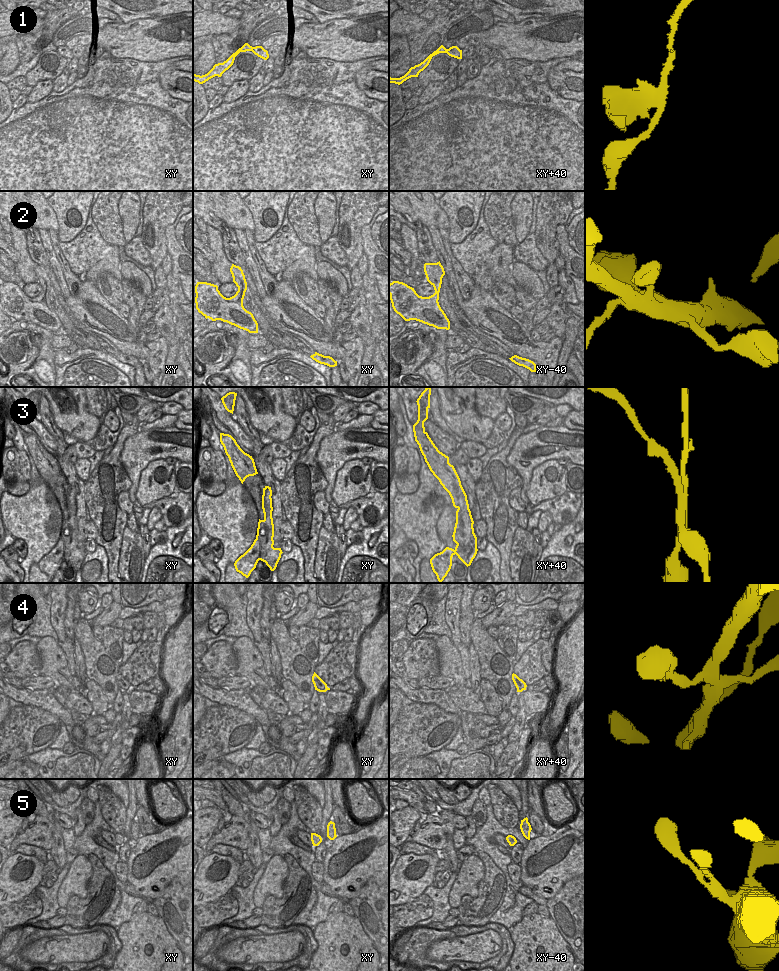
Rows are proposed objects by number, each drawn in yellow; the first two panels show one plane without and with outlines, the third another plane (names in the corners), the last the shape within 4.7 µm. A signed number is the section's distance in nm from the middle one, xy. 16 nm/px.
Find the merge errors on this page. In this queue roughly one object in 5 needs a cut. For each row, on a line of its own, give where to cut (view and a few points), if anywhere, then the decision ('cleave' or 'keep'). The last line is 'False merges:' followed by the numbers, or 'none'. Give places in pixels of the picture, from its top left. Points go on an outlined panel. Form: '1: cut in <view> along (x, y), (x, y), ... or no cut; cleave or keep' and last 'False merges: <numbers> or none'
1: cut in xy along (254, 47), (252, 51); cleave
2: no cut; keep
3: cut in xy along (264, 518), (268, 534), (267, 541), (261, 544), (259, 559); cleave
4: no cut; keep
5: no cut; keep
False merges: 1, 3

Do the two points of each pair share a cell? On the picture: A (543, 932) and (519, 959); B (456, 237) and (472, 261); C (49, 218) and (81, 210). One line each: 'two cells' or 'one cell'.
A: one cell
B: two cells
C: two cells

